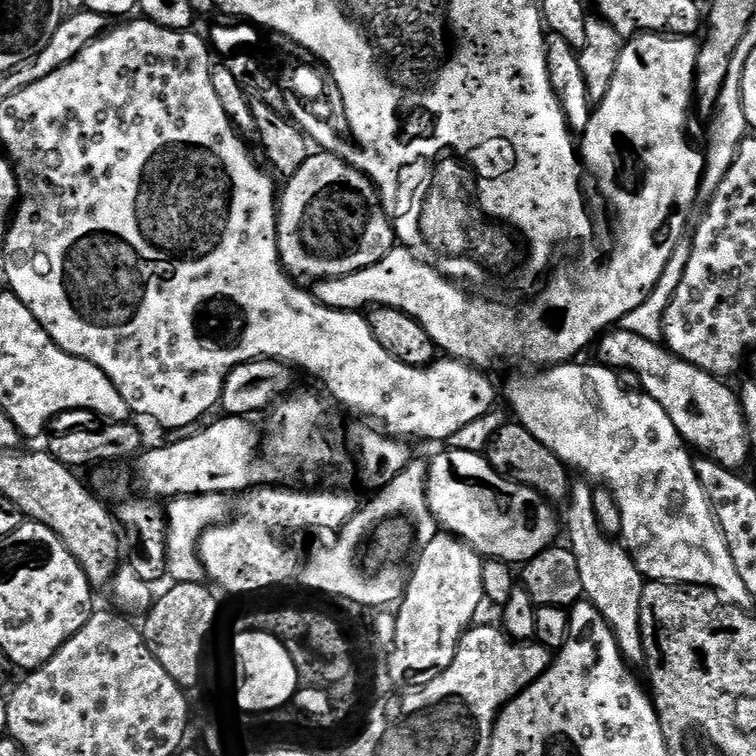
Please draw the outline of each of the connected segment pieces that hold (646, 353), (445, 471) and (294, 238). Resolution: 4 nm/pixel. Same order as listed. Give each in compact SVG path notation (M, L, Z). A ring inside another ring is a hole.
M619 326L603 333L599 337L598 348L599 344L599 363L613 370L625 368L626 371L633 372L640 379L639 387L650 398L654 398L654 402L658 402L658 406L662 406L662 410L666 410L670 422L674 422L674 430L678 430L678 434L684 439L684 443L688 445L689 449L695 450L697 453L700 451L700 454L709 460L718 462L723 468L740 470L740 467L747 462L748 451L750 451L748 423L740 405L737 389L728 385L731 383L725 382L719 376L711 376L706 370L678 358L659 343L642 338L639 334L628 333L626 329Z
M445 447L445 452L432 456L428 474L428 506L443 531L459 536L485 558L523 566L538 554L553 547L556 536L556 512L547 496L535 492L527 484L510 480L495 472L481 453Z
M323 150L313 151L298 169L298 174L287 177L285 184L288 185L282 188L278 196L276 245L280 251L280 263L289 276L301 281L308 280L304 282L315 282L354 274L358 270L366 270L366 266L374 266L374 262L386 258L386 254L397 247L396 232L384 212L372 179L341 156Z

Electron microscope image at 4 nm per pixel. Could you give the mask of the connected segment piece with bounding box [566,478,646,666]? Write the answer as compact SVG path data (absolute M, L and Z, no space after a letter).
M576 478L570 484L570 501L572 505L568 508L568 540L567 547L571 548L574 559L578 561L578 574L582 577L582 590L584 591L583 599L589 600L606 618L614 638L618 642L620 652L629 665L637 666L645 661L644 659L644 639L642 638L642 594L646 583L638 566L632 561L632 556L628 549L624 547L619 539L605 534L598 518L594 514L594 494L592 493L593 485L587 479Z

